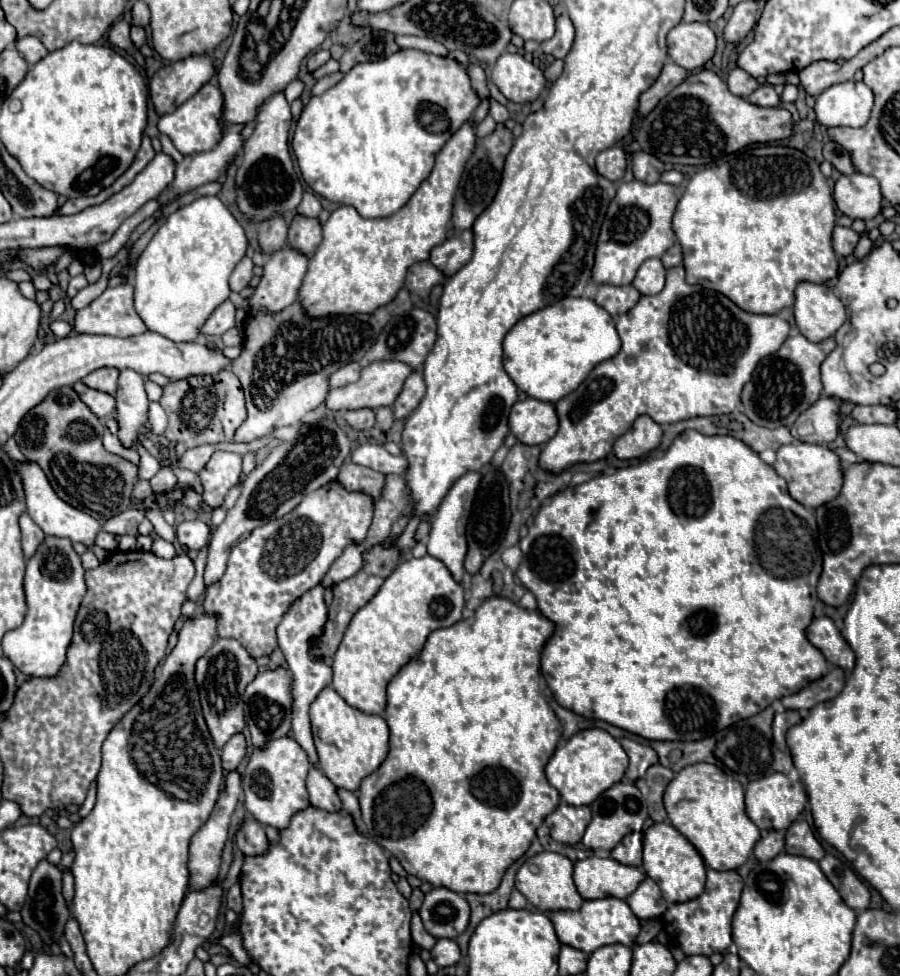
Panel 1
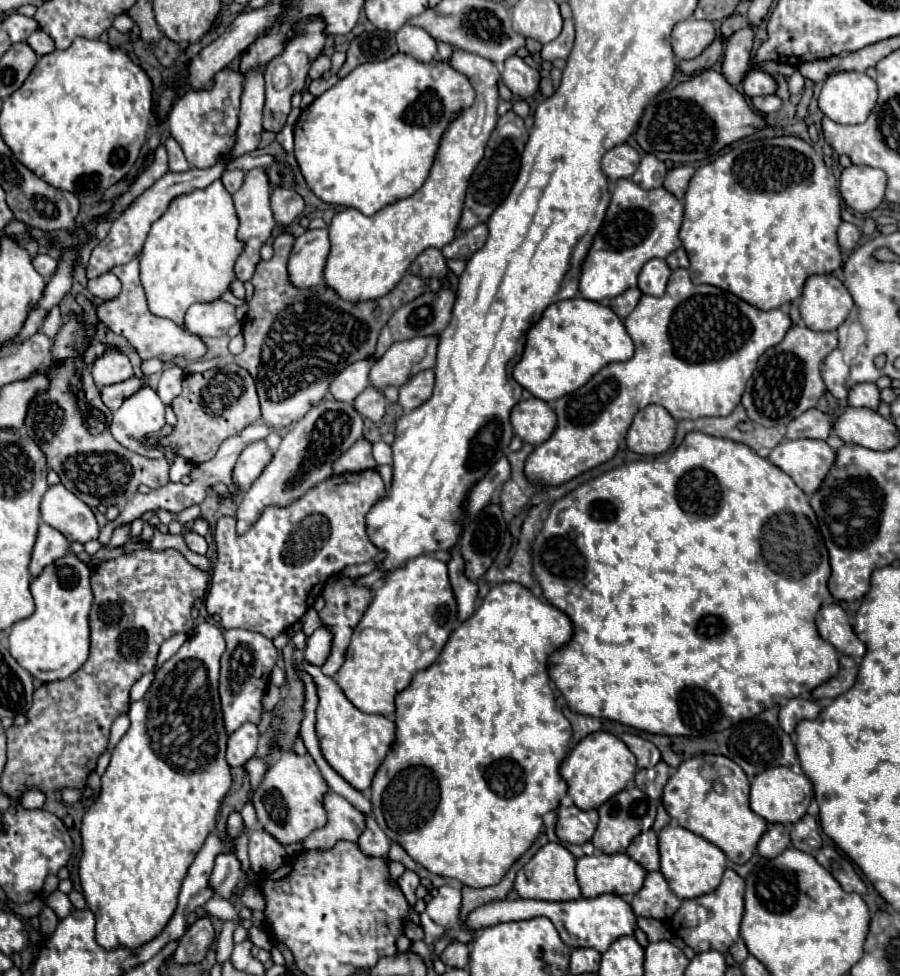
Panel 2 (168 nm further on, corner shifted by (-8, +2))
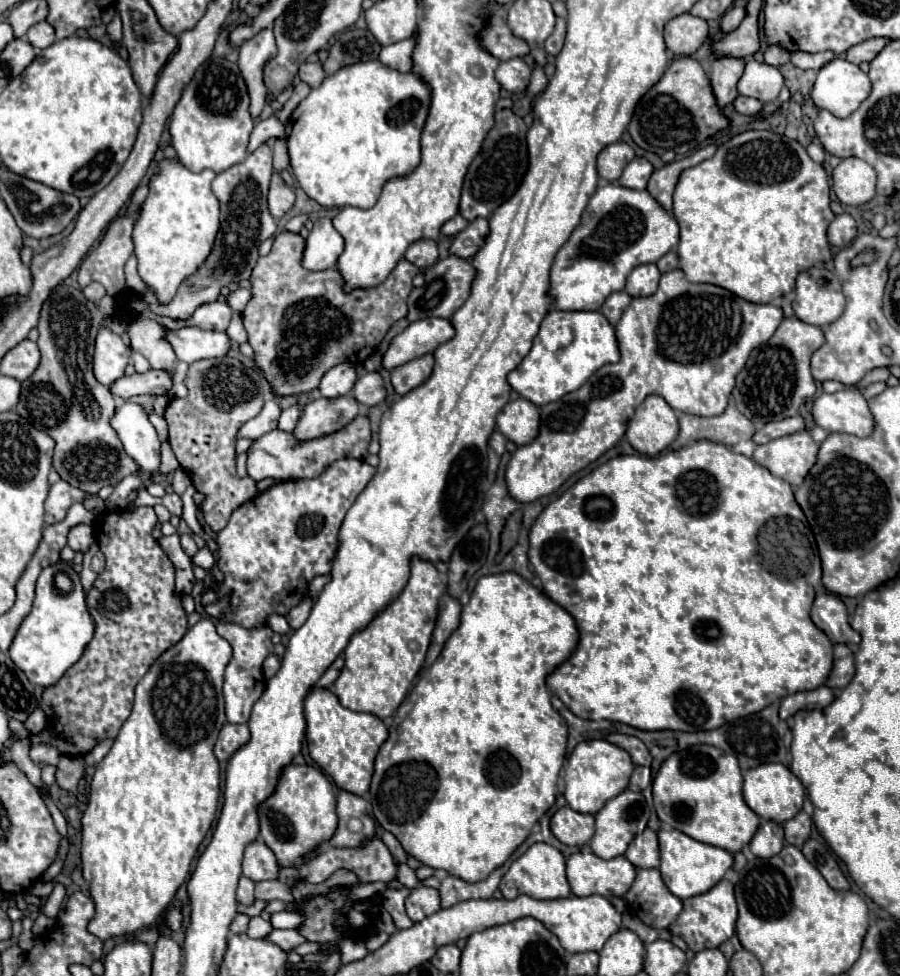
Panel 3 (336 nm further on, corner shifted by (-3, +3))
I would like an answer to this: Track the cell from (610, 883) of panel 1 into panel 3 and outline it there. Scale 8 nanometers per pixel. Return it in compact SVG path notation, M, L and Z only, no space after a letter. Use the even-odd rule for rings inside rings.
M573 853L567 859L567 879L575 897L625 895L635 881L635 867L625 857L609 861L593 853Z

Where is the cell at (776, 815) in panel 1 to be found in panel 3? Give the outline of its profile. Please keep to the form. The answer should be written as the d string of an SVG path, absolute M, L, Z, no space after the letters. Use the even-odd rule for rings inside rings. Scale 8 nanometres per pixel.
M765 763L765 765L749 769L743 779L745 779L743 781L743 799L759 817L783 823L801 811L801 805L805 799L805 787L785 765Z

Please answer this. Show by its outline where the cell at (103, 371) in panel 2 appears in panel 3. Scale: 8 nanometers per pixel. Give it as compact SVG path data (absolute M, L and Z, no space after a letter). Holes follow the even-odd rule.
M101 327L93 355L93 373L97 381L105 387L113 385L123 375L127 361L129 361L129 349L123 343L123 339L109 327Z

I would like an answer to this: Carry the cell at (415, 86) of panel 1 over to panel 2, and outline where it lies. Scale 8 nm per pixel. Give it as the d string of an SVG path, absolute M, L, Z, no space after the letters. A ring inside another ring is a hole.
M394 54L382 62L366 62L318 96L298 118L294 154L300 172L308 188L324 202L356 208L366 216L376 214L382 206L398 202L398 198L408 198L422 188L434 164L442 134L472 102L474 88L470 80L440 58L424 64L408 54Z

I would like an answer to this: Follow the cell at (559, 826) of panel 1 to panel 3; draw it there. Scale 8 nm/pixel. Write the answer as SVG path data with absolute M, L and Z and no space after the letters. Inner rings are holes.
M565 805L553 815L551 831L565 845L585 845L593 837L595 817L577 813Z

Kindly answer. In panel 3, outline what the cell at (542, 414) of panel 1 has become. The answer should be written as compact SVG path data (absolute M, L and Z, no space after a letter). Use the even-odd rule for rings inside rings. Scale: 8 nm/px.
M527 399L509 401L497 415L497 427L515 445L527 445L539 433L539 409Z

